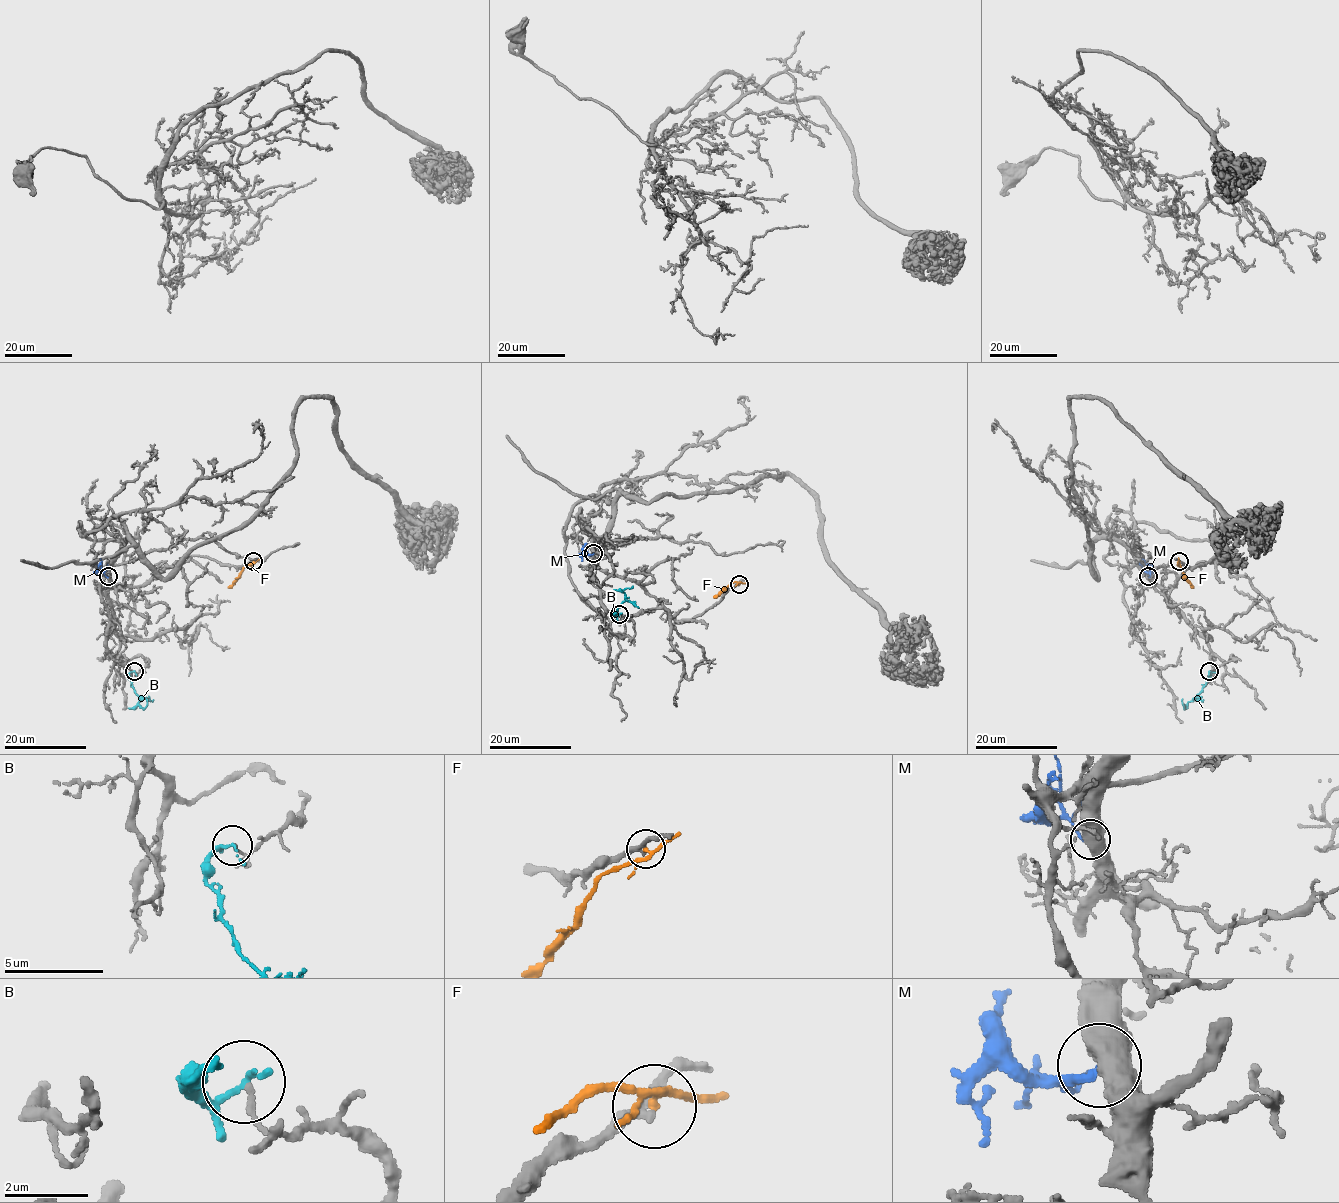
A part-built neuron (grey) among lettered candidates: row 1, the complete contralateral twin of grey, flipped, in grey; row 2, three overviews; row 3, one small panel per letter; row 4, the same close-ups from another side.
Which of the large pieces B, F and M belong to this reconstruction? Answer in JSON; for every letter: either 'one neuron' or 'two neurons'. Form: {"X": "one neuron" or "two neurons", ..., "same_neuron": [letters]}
{"B": "two neurons", "F": "two neurons", "M": "one neuron", "same_neuron": ["M"]}

